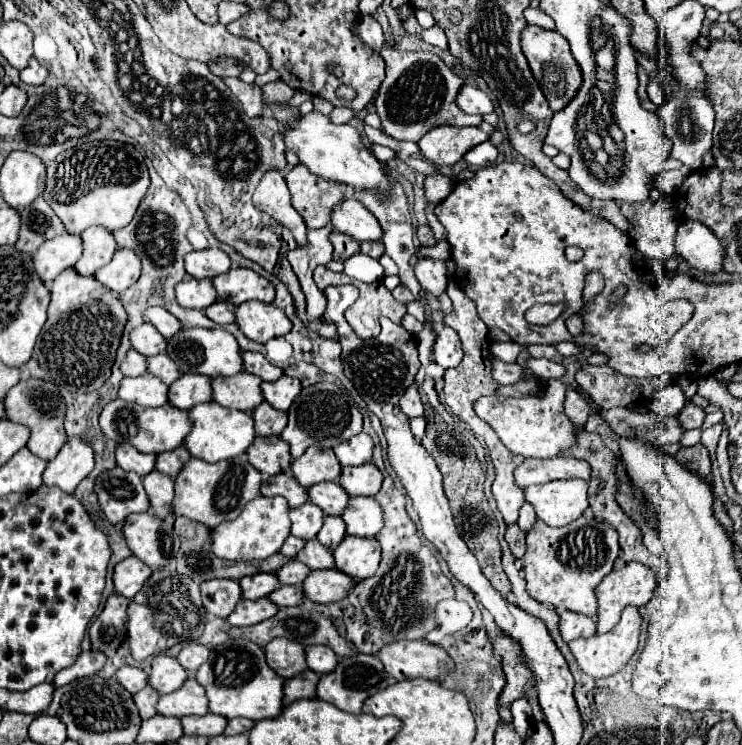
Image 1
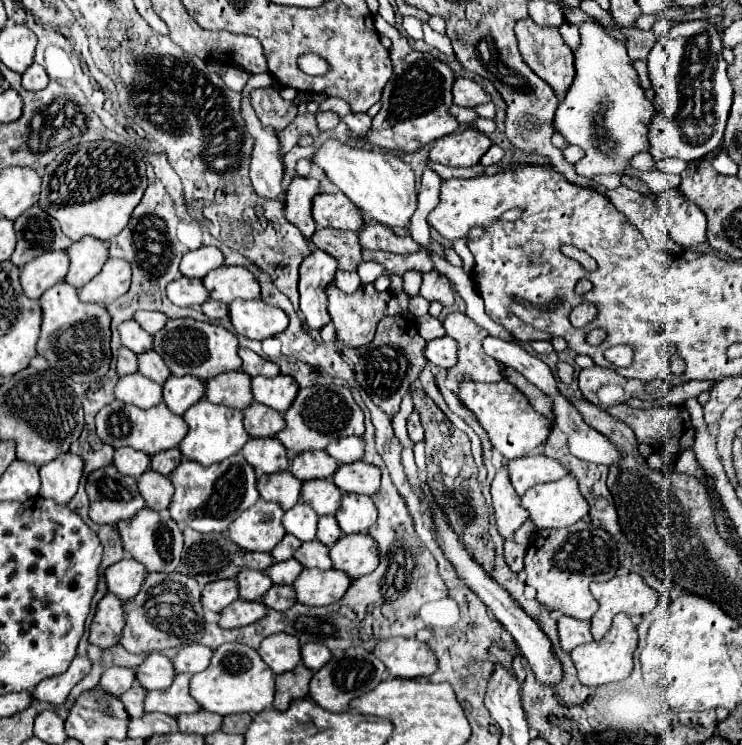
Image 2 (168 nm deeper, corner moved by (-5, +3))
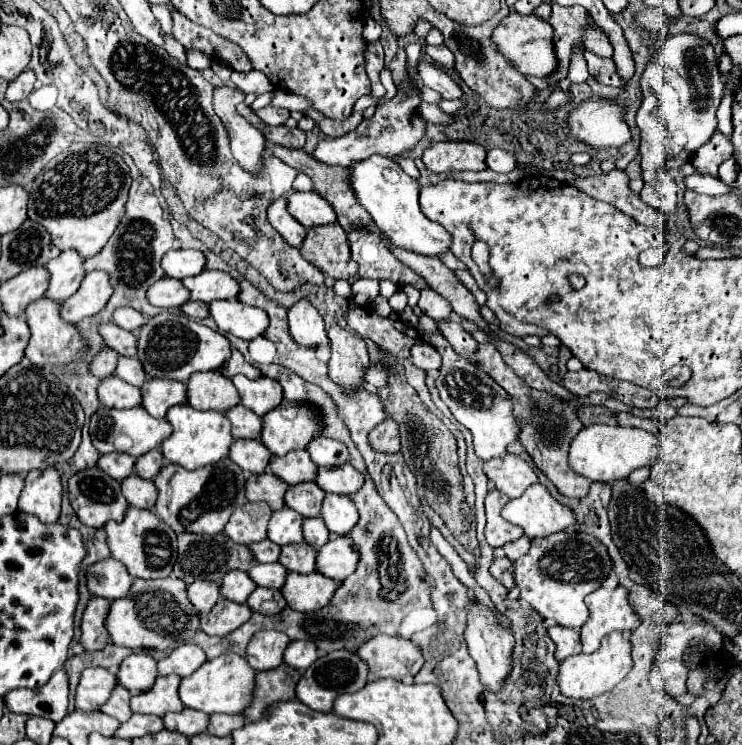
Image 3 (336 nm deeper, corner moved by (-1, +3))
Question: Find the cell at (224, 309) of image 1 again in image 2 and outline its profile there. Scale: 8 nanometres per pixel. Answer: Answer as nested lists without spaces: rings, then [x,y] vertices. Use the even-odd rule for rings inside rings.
[[[208,299],[206,303],[202,303],[200,309],[202,309],[210,319],[222,319],[222,317],[226,317],[226,315],[230,313],[228,305],[224,305],[224,303],[220,303],[220,301],[214,301],[214,299]]]

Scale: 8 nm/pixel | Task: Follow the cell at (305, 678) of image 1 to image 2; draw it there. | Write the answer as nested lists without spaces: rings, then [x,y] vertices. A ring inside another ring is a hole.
[[[298,665],[294,671],[276,675],[276,697],[274,707],[284,711],[292,703],[292,699],[302,699],[308,695],[308,685],[312,679],[312,671],[306,665]]]

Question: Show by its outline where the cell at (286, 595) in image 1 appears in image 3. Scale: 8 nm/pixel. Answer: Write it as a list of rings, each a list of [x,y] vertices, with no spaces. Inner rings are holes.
[[[258,587],[250,593],[250,597],[246,599],[246,605],[262,615],[276,615],[280,613],[286,605],[284,605],[284,597],[280,595],[278,589],[264,589]]]

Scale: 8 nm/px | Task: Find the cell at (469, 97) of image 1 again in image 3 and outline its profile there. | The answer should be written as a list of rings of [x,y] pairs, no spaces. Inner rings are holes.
[[[418,63],[418,77],[426,87],[440,93],[442,99],[460,99],[462,97],[462,89],[440,67],[434,67],[428,63]]]

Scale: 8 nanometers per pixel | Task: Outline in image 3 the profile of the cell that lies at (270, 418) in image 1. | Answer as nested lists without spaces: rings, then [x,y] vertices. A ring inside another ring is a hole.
[[[236,405],[224,413],[232,423],[232,437],[234,439],[260,439],[260,425],[262,419],[256,417],[244,405]]]

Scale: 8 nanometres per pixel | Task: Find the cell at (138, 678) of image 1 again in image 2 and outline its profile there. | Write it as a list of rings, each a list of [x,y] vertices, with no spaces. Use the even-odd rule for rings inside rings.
[[[110,667],[104,671],[100,685],[112,695],[124,695],[136,683],[136,671],[128,667]]]

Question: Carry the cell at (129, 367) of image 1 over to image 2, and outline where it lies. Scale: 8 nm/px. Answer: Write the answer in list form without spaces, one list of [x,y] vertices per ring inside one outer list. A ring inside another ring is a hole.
[[[122,347],[118,351],[118,375],[130,375],[138,371],[138,355]]]

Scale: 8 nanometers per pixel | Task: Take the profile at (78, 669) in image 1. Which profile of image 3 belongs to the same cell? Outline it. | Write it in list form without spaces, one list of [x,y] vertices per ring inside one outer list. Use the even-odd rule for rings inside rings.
[[[56,671],[40,689],[16,689],[4,697],[8,711],[18,715],[40,715],[52,721],[66,717],[68,709],[68,675]]]

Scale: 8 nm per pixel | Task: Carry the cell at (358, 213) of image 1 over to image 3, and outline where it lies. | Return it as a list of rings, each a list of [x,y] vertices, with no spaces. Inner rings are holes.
[[[294,191],[286,197],[286,201],[288,201],[288,213],[306,229],[336,221],[336,213],[328,205],[328,201],[320,199],[320,195],[314,191],[308,193]]]

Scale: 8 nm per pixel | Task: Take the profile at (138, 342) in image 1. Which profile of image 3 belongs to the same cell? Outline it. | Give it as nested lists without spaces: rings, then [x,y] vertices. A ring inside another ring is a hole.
[[[112,323],[100,325],[98,331],[100,331],[104,343],[110,349],[114,349],[118,355],[126,355],[126,357],[136,355],[136,335],[134,333],[126,333],[124,329],[120,329],[118,325],[112,325]]]

